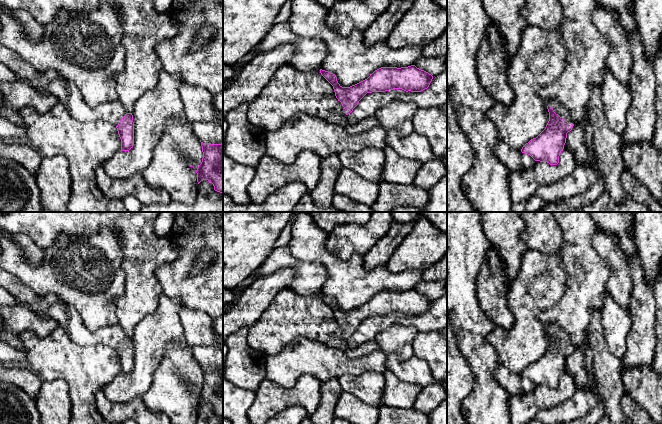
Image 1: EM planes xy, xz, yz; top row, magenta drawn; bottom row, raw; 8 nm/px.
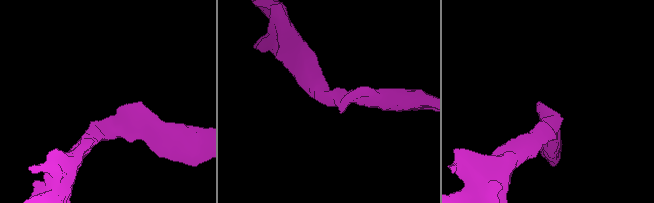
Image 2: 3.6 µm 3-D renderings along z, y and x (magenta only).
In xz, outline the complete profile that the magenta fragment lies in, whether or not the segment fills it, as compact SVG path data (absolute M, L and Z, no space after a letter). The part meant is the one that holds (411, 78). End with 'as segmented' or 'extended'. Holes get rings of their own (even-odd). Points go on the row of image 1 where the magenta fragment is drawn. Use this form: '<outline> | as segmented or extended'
M415 65L408 67L381 67L370 76L350 87L342 87L335 74L320 69L321 75L333 86L338 105L338 113L350 114L359 101L372 92L385 92L393 89L402 89L406 92L421 92L427 89L433 79L428 72Z | extended

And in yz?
M561 104L548 105L547 109L549 121L545 129L526 143L521 152L530 155L535 161L557 165L566 143L567 133L572 130L574 121Z | extended

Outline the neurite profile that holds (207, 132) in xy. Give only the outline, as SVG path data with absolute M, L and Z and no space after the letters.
M161 70L155 88L144 93L132 110L134 145L129 151L119 150L102 165L113 179L128 179L143 174L151 163L154 149L170 120L189 124L203 143L221 144L223 128L217 122L189 122L180 97L183 80L178 74Z

